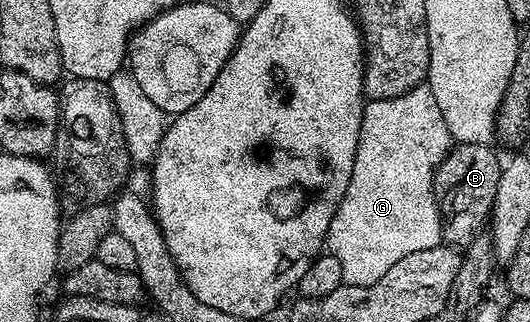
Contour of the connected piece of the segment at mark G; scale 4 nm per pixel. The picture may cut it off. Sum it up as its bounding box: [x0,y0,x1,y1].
[326,83,454,286]

